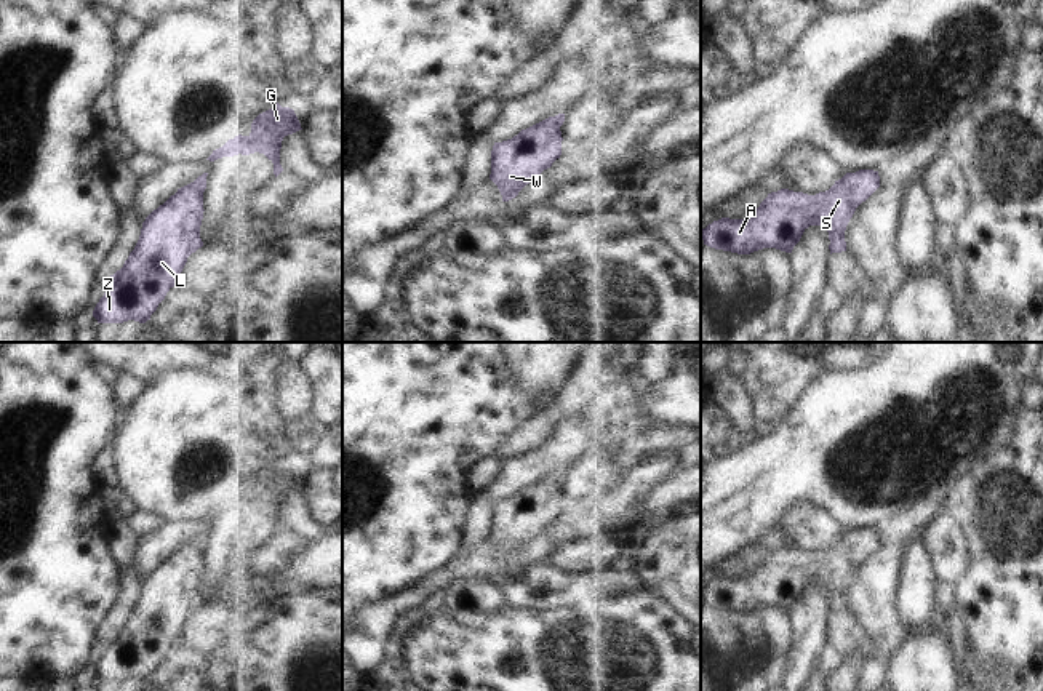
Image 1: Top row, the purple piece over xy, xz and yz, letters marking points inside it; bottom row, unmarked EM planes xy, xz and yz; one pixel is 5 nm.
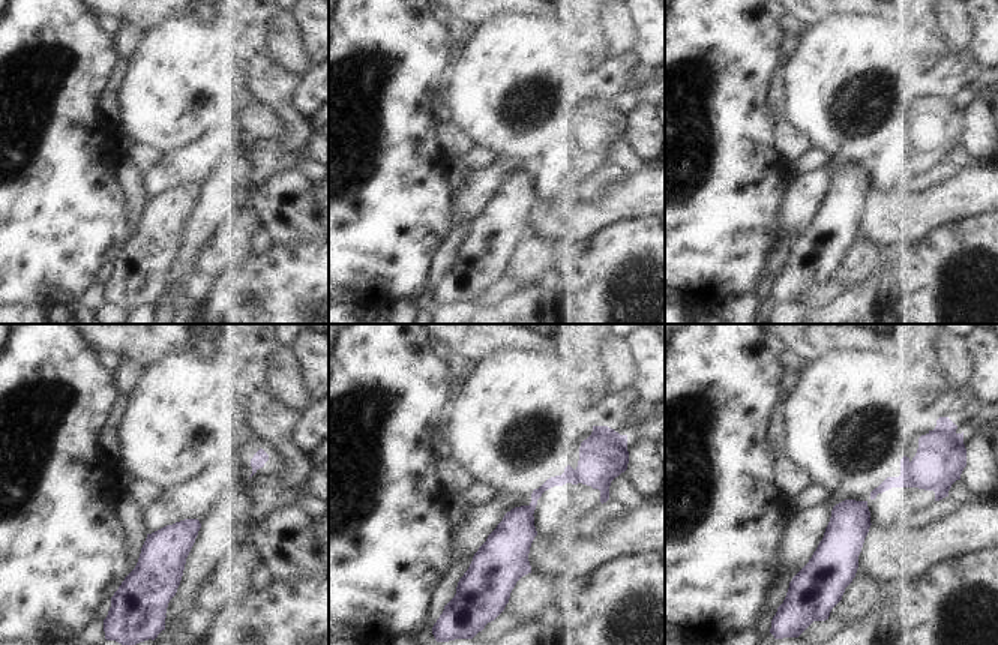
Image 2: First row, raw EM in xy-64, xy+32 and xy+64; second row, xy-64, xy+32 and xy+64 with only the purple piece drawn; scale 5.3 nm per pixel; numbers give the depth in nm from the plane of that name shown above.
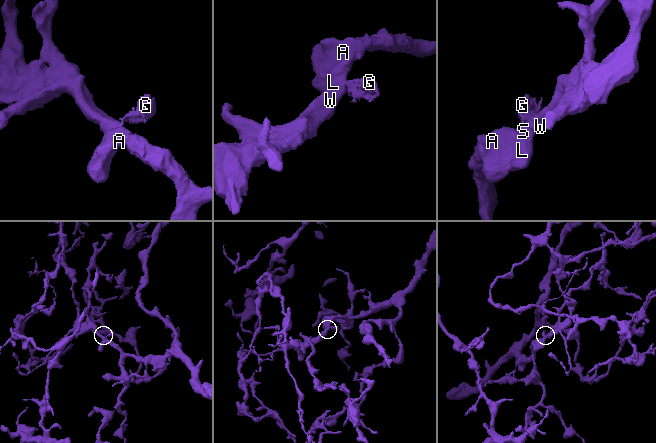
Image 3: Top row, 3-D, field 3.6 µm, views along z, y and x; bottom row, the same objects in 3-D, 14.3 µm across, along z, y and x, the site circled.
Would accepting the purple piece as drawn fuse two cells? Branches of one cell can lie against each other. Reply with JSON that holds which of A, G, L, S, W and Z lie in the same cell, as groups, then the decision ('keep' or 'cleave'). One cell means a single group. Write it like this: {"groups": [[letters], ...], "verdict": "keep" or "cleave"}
{"groups": [["A", "L", "S", "W", "Z"], ["G"]], "verdict": "cleave"}

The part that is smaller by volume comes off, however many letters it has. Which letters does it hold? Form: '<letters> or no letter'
G

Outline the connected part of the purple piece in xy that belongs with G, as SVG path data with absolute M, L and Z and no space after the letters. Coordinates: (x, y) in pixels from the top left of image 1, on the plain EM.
M278 461L275 465L259 472L251 481L251 491L248 494L235 494L229 497L222 505L213 509L206 517L214 520L222 515L250 513L254 510L264 512L274 521L275 536L283 529L280 523L280 507L285 494L302 488L301 481L290 465L282 465Z

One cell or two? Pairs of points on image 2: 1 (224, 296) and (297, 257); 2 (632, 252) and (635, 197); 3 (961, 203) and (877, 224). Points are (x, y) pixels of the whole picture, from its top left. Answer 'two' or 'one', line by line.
1: one
2: two
3: one

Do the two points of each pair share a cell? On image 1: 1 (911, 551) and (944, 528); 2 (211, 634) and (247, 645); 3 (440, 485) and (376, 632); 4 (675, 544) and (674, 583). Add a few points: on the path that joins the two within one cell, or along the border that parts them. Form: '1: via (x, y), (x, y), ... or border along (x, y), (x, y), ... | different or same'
1: border along (920, 531), (928, 560), (938, 578) | different
2: border along (258, 618), (247, 631), (231, 632), (205, 658) | different
3: border along (427, 576), (360, 611) | different
4: via (675, 554), (675, 573) | same

